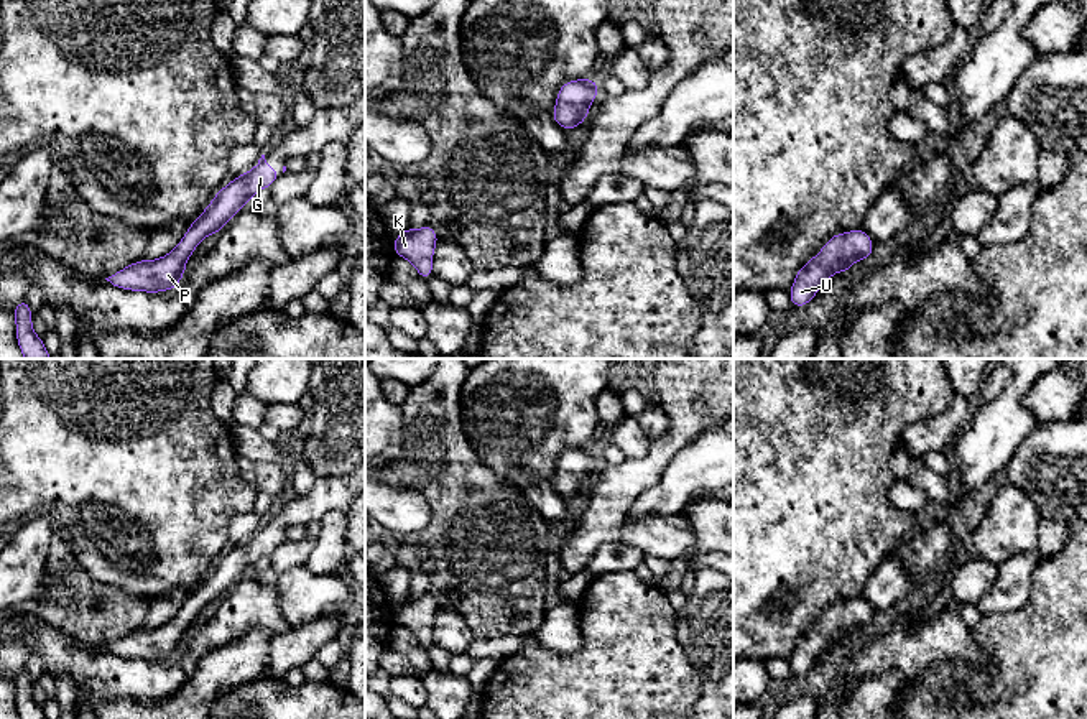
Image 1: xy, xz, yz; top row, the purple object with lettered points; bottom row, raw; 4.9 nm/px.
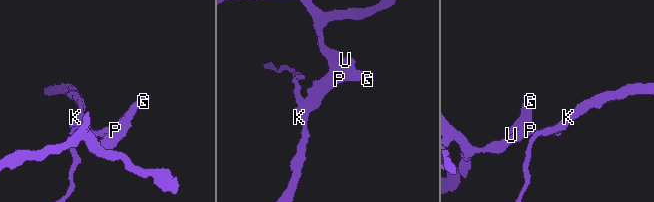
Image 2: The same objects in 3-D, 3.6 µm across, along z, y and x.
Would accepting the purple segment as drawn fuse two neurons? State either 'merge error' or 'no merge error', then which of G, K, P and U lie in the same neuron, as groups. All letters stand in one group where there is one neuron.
no merge error; G K P U

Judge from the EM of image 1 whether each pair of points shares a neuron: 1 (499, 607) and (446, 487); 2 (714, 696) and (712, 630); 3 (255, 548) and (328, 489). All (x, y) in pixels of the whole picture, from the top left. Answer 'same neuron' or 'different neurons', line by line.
1: same neuron
2: same neuron
3: same neuron

